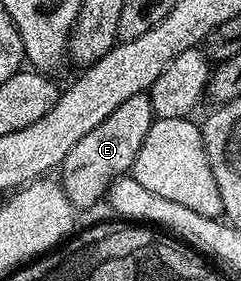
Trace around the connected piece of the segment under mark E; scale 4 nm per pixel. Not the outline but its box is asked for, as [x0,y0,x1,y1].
[61,93,156,211]

